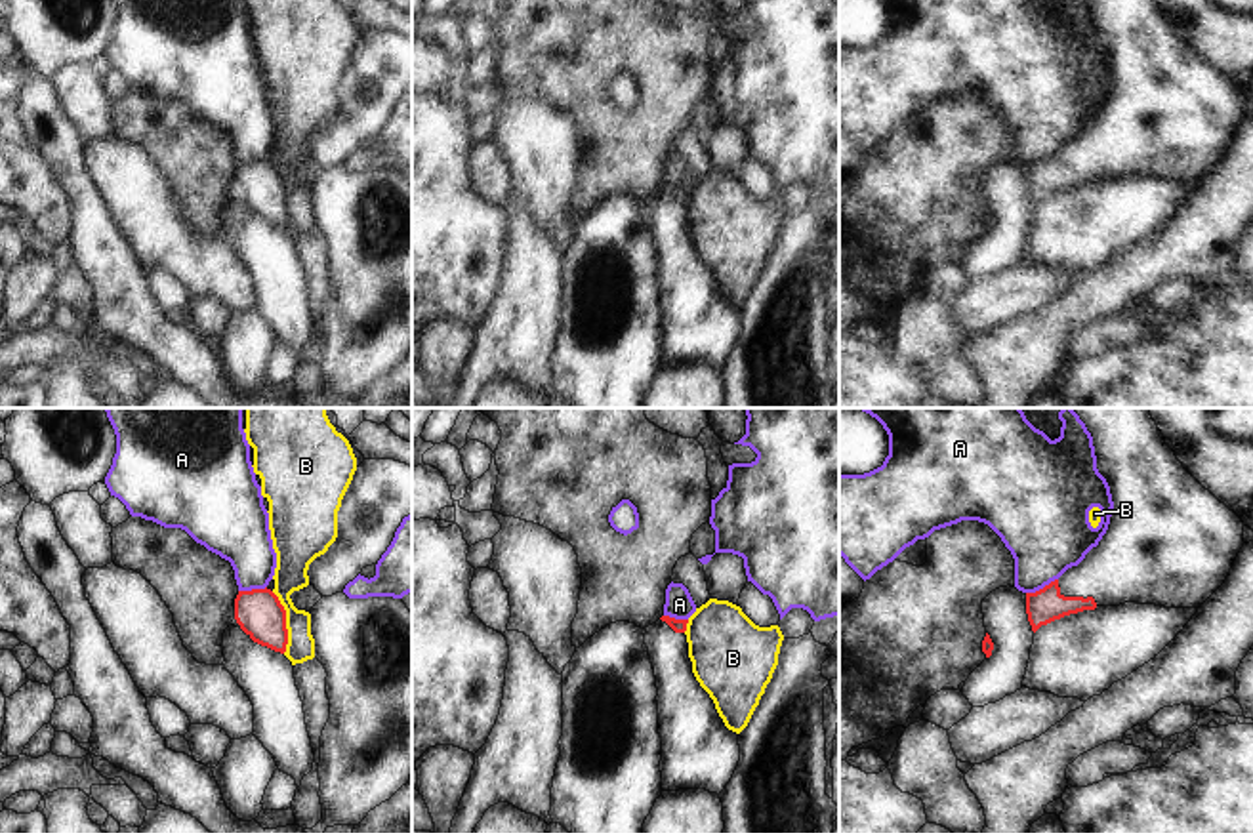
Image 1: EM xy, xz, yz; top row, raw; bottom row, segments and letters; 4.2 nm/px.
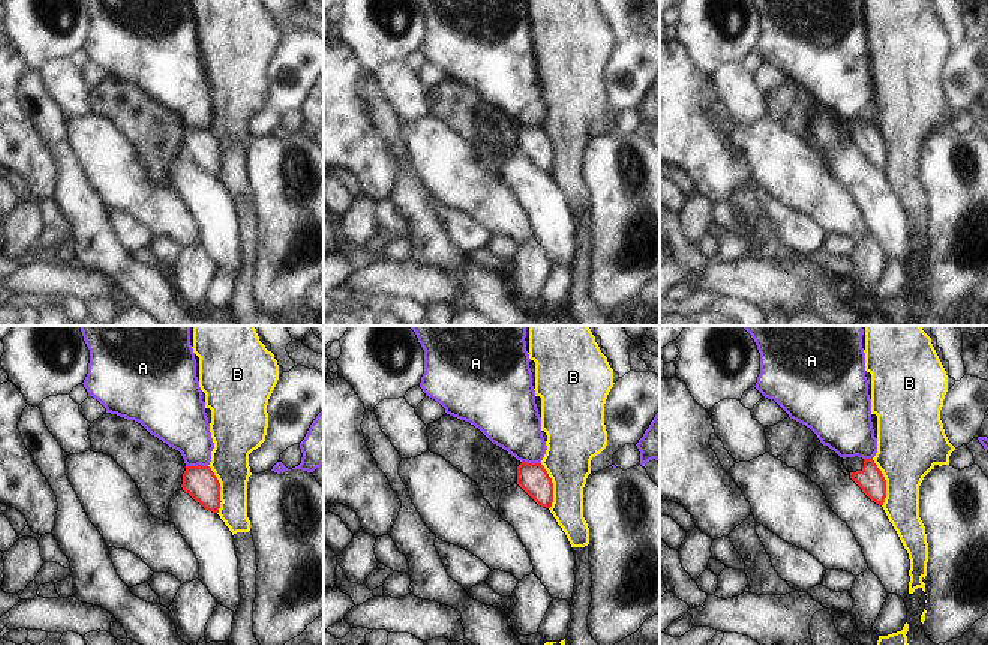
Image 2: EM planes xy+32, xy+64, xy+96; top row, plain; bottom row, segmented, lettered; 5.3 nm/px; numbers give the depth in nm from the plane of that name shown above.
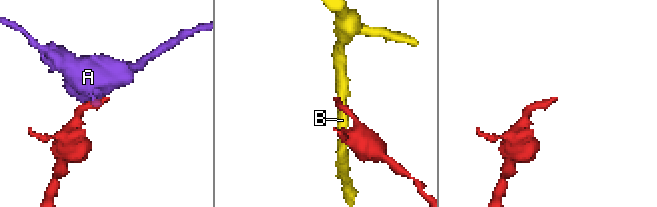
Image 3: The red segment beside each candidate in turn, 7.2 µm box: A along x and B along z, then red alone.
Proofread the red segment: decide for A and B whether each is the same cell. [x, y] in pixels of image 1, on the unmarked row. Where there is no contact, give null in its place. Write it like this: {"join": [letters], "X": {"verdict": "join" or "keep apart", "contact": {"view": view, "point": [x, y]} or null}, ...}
{"join": [], "A": {"verdict": "keep apart", "contact": {"view": "yz", "point": [1044, 161]}}, "B": {"verdict": "keep apart", "contact": {"view": "xy", "point": [285, 195]}}}

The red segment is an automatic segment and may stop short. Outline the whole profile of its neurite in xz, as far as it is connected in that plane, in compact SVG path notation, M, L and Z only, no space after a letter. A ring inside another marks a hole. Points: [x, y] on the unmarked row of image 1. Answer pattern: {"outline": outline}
{"outline": "M662 189L643 202L658 261L662 362L706 362L719 368L740 334L738 307L725 299L692 246L687 196Z"}

